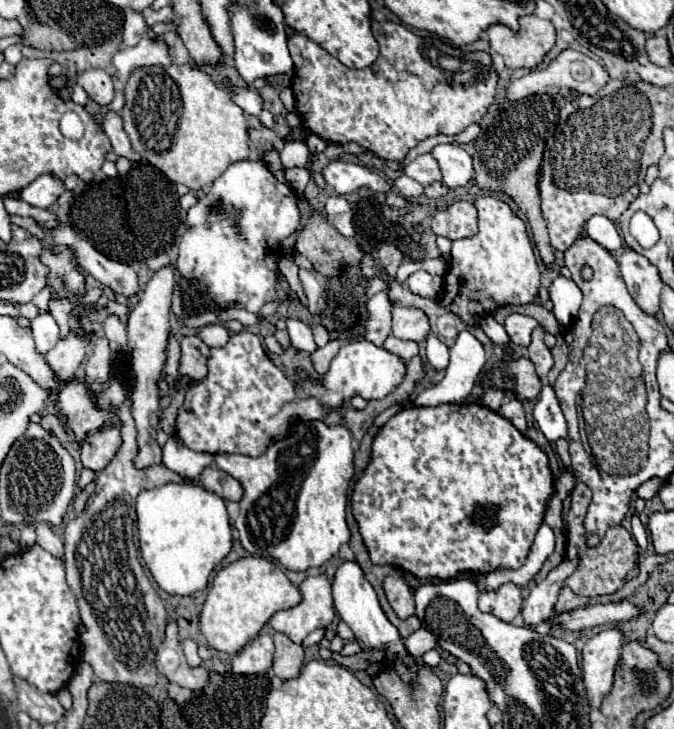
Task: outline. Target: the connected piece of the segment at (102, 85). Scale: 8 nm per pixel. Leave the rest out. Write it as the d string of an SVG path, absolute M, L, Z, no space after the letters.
M88 69L88 71L82 71L76 79L76 83L88 93L88 97L92 101L96 101L98 105L106 105L112 101L114 97L114 85L112 85L112 79L106 71L102 69Z

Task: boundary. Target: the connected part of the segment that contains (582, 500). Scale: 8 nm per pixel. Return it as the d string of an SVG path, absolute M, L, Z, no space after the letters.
M576 483L572 495L570 495L570 509L566 515L568 525L568 545L566 545L566 559L578 559L576 571L566 579L566 587L570 587L576 595L582 597L598 597L598 595L610 595L618 591L626 581L638 575L638 547L632 539L632 535L622 527L614 525L606 531L602 541L596 547L590 547L586 543L588 535L584 529L584 517L586 509L592 501L592 493L584 483Z

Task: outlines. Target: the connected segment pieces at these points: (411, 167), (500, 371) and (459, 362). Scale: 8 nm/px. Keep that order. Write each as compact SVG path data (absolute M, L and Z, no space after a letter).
M430 153L416 157L412 163L404 165L402 171L404 171L404 175L416 179L416 181L422 183L422 185L430 185L432 181L436 181L436 179L442 177L436 159L434 159Z
M508 359L502 361L492 373L490 379L506 391L506 395L516 397L520 401L536 399L542 391L542 381L536 375L536 369L530 359Z
M464 329L458 335L454 347L450 349L450 365L446 377L432 389L420 393L414 405L436 407L444 403L462 403L470 395L484 367L486 367L484 345Z

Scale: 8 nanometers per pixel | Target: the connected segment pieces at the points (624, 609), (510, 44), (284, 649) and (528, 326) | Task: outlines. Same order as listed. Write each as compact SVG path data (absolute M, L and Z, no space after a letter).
M618 601L618 603L598 603L598 605L588 605L570 613L562 613L554 619L554 623L560 623L564 629L570 631L582 631L594 625L604 625L612 621L624 621L636 617L640 611L636 605L628 601Z
M536 15L522 17L518 33L504 25L492 25L486 33L490 47L502 55L510 69L536 69L556 43L556 29L552 23Z
M272 633L276 653L272 661L272 671L280 681L290 681L300 673L302 661L304 661L304 649L302 645L292 643L286 635L282 633Z
M510 313L504 321L510 341L514 345L522 345L522 347L526 347L530 343L530 333L536 325L538 325L536 319L528 317L528 315L520 315L520 313Z

